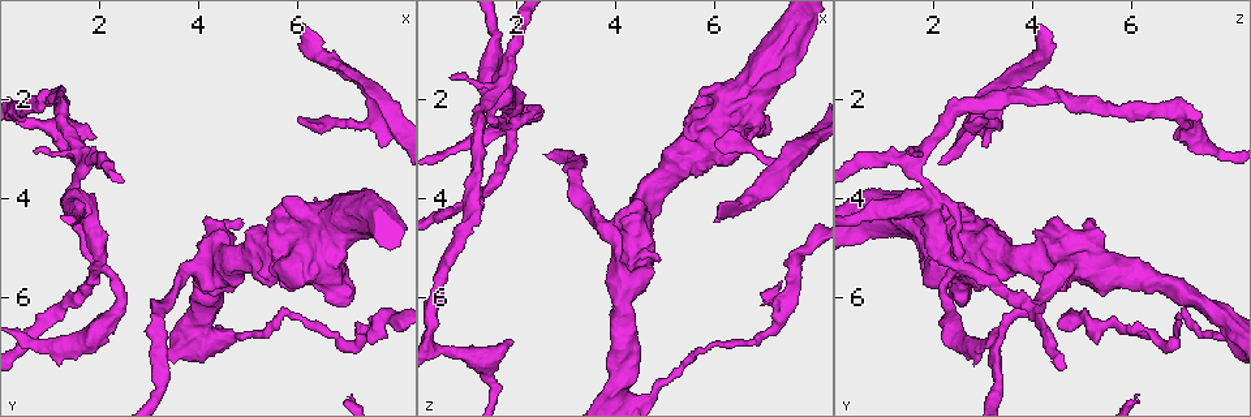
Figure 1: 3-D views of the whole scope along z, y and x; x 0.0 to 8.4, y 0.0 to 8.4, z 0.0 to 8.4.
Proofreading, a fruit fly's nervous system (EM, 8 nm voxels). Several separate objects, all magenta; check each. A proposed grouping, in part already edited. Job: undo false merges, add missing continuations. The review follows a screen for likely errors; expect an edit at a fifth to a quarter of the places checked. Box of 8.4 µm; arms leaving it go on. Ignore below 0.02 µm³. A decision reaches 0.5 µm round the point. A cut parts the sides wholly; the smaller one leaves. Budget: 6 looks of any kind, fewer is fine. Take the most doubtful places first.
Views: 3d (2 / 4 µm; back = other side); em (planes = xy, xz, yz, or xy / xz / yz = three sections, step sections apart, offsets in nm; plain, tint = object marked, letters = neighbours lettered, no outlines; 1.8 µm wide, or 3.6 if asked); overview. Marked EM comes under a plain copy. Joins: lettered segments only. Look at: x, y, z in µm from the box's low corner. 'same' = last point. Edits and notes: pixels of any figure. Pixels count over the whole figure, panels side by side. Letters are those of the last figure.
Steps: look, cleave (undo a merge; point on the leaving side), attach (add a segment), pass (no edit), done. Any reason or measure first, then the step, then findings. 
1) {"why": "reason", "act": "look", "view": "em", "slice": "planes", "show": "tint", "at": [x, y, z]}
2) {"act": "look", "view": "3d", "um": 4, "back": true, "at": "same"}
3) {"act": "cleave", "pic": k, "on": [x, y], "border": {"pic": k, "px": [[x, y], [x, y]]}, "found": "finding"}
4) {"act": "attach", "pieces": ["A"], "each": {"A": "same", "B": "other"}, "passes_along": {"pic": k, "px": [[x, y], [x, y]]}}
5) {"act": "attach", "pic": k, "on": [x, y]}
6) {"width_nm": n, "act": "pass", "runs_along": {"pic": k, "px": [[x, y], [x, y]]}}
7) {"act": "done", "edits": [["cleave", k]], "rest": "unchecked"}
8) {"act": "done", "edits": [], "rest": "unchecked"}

{"why": "tapers out", "act": "look", "view": "3d", "um": 2, "back": true, "at": [6.05, 2.35, 2.90]}

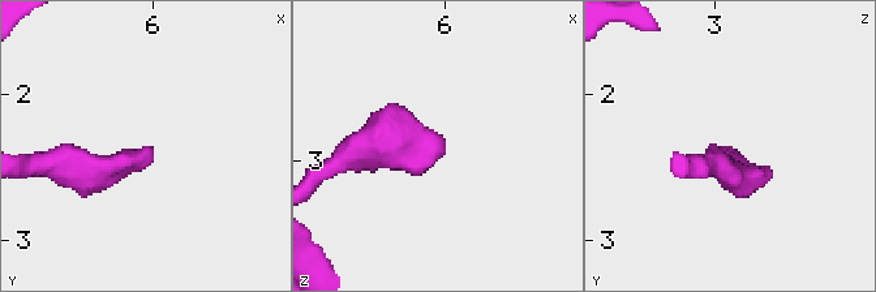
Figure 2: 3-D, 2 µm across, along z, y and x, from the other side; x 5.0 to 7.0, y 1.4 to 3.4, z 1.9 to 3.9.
{"why": "shape alone is not enough", "act": "look", "view": "em", "slice": "planes", "show": "letters", "at": [6.02, 2.38, 2.86]}

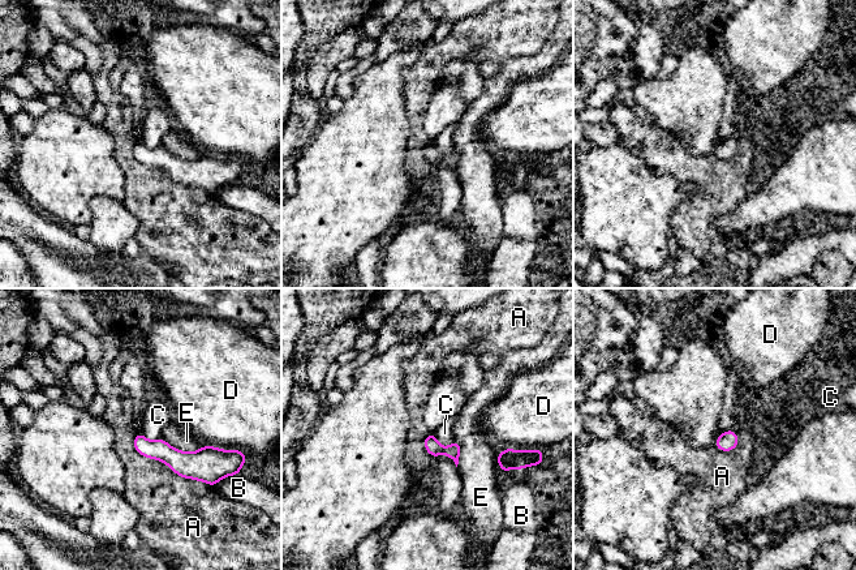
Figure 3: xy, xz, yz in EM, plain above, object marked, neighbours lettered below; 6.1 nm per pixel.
{"longest_contact_nm": ["A", 600], "act": "pass", "each": {"A": "other", "B": "other", "C": "other", "D": "other", "E": "other"}, "runs_along": {"pic": 3, "px": [[136, 442], [175, 459], [211, 454]]}, "found": "no lettered segment goes on from it"}

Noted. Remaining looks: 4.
{"why": "branch point", "act": "look", "view": "em", "slice": "planes", "show": "tint", "at": [2.00, 5.35, 2.35]}

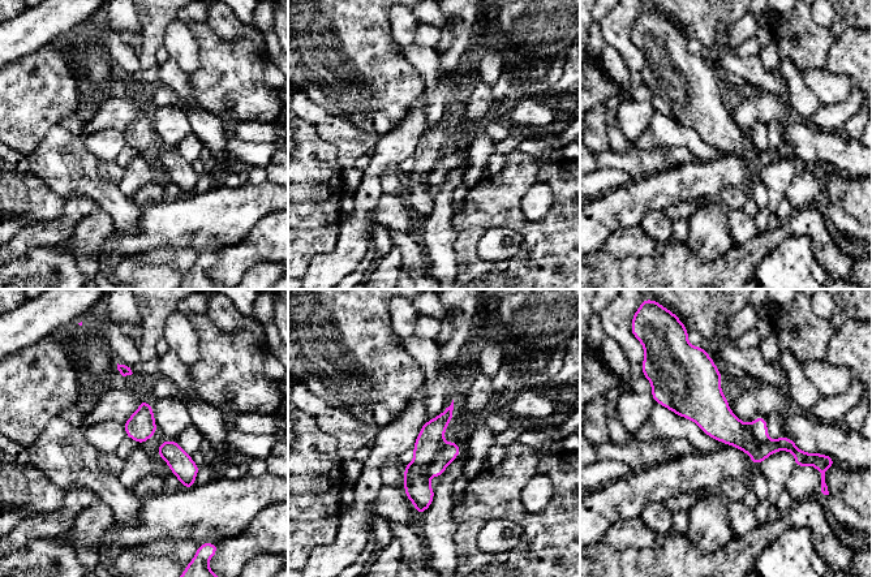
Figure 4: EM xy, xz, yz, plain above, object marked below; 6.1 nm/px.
{"act": "look", "view": "em", "slice": "planes", "show": "letters", "at": "same"}

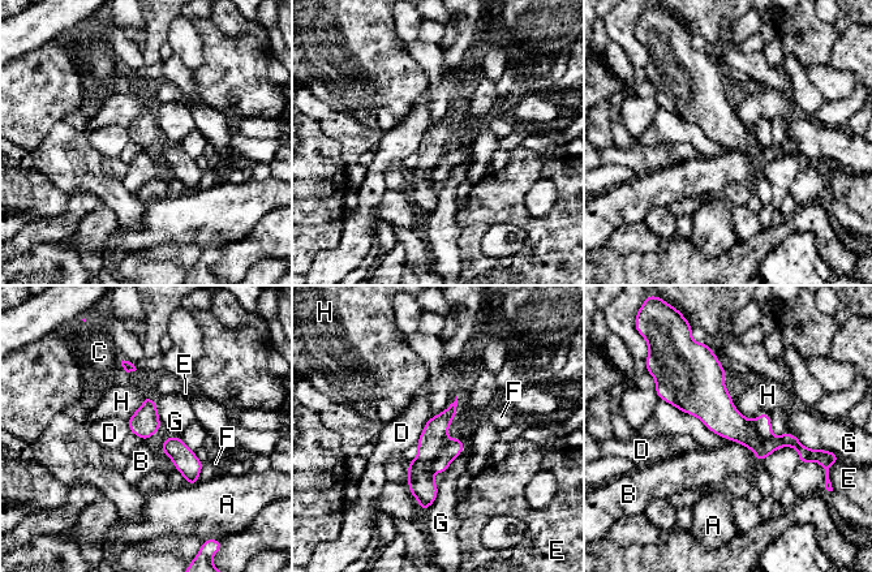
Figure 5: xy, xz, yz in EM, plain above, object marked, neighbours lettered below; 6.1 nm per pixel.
{"act": "cleave", "pic": 5, "on": [432, 441], "each": {"A": "other", "B": "other", "C": "other", "D": "other", "E": "other", "F": "other", "G": "other", "H": "other"}, "border": {"pic": 5, "px": [[449, 439], [434, 461], [434, 472]]}, "found": "a second cell is stuck on"}

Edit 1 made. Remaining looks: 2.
{"act": "look", "view": "overview"}

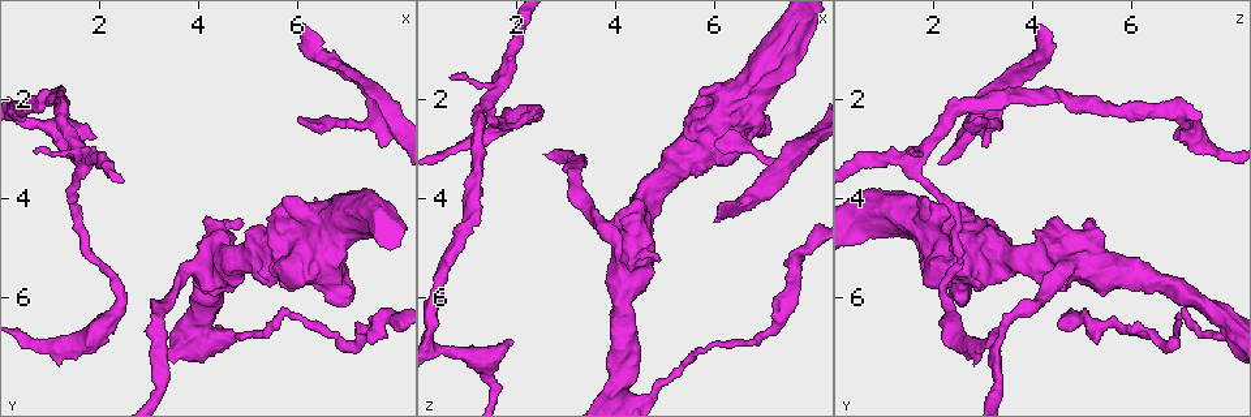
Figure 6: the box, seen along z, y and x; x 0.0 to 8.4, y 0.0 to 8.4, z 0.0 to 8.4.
{"why": "an open end", "act": "look", "view": "em", "slice": "planes", "show": "letters", "at": [6.95, 6.20, 2.60]}

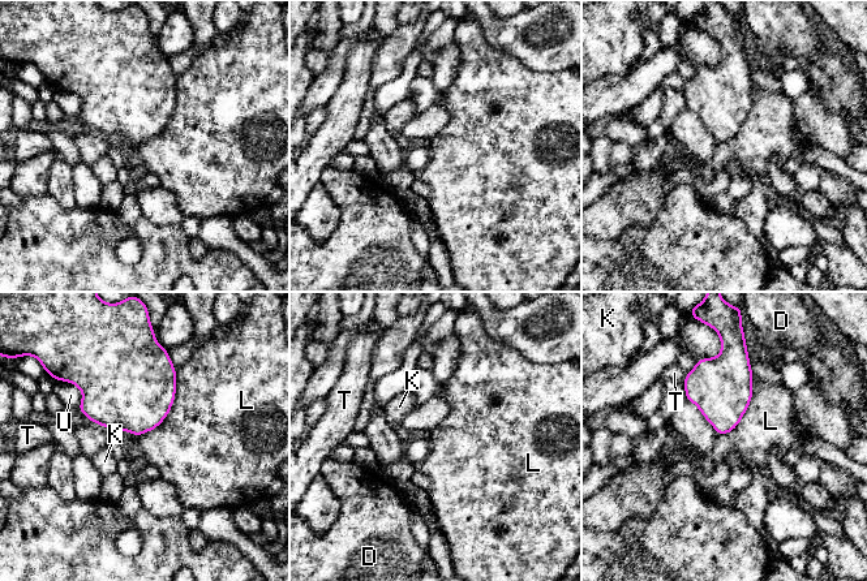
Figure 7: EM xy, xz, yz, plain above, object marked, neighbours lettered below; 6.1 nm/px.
{"act": "pass", "each": {"D": "other", "K": "other", "L": "other", "T": "other", "U": "other"}, "border": {"pic": 7, "px": [[176, 369], [168, 414], [137, 437]]}, "found": "none of them fits"}

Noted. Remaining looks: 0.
{"act": "done", "edits": [["cleave", 5]], "rest": "unchecked"}

